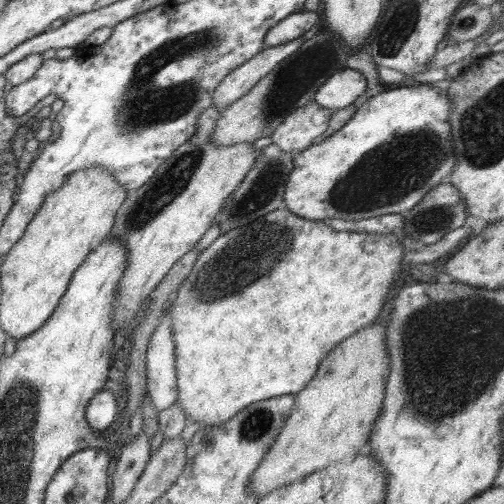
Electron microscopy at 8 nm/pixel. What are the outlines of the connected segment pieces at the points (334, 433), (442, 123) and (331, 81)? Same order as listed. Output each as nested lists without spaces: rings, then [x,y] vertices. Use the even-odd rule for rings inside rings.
[[[389,314],[385,325],[369,324],[361,330],[357,330],[335,344],[333,348],[319,361],[315,376],[307,382],[305,390],[300,390],[295,396],[293,408],[281,427],[275,442],[259,461],[259,465],[247,483],[247,492],[255,494],[257,499],[265,496],[267,492],[291,484],[295,480],[301,480],[309,476],[311,472],[325,468],[327,464],[335,464],[339,461],[349,461],[355,455],[364,451],[369,440],[369,433],[373,427],[374,420],[379,416],[381,403],[385,397],[385,383],[389,375],[389,357],[387,356],[387,344],[385,344],[385,327],[389,321]]]
[[[419,83],[370,96],[333,135],[292,157],[292,168],[284,181],[284,208],[294,216],[323,221],[325,218],[361,220],[381,214],[400,214],[415,207],[431,188],[445,182],[454,168],[449,140],[451,124],[447,120],[449,109],[451,98],[442,84]]]
[[[345,67],[331,75],[313,95],[312,102],[331,111],[345,108],[365,92],[366,81],[357,70]]]

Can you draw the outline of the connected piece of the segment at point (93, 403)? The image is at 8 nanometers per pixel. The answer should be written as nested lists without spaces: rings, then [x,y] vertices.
[[[97,391],[85,409],[86,424],[94,430],[105,430],[111,422],[116,422],[117,402],[115,396],[107,391]]]

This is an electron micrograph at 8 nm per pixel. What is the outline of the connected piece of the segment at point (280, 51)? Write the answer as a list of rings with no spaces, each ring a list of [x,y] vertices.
[[[303,36],[279,46],[265,47],[249,60],[239,64],[227,76],[219,81],[213,95],[211,104],[215,108],[225,108],[235,102],[260,79],[263,78],[278,62],[287,59],[304,42]]]

